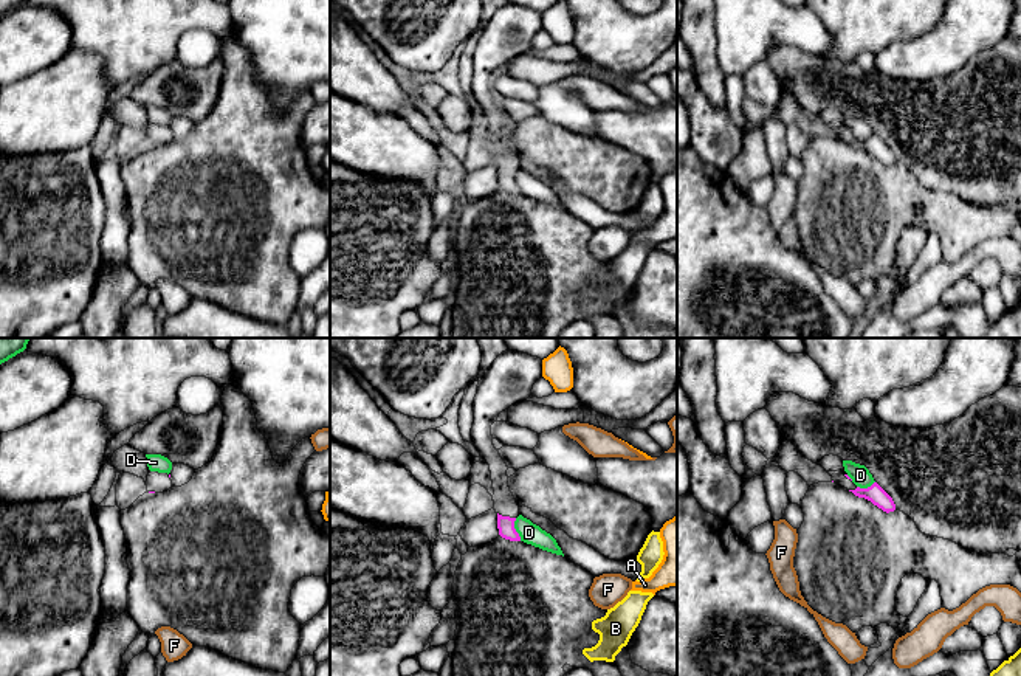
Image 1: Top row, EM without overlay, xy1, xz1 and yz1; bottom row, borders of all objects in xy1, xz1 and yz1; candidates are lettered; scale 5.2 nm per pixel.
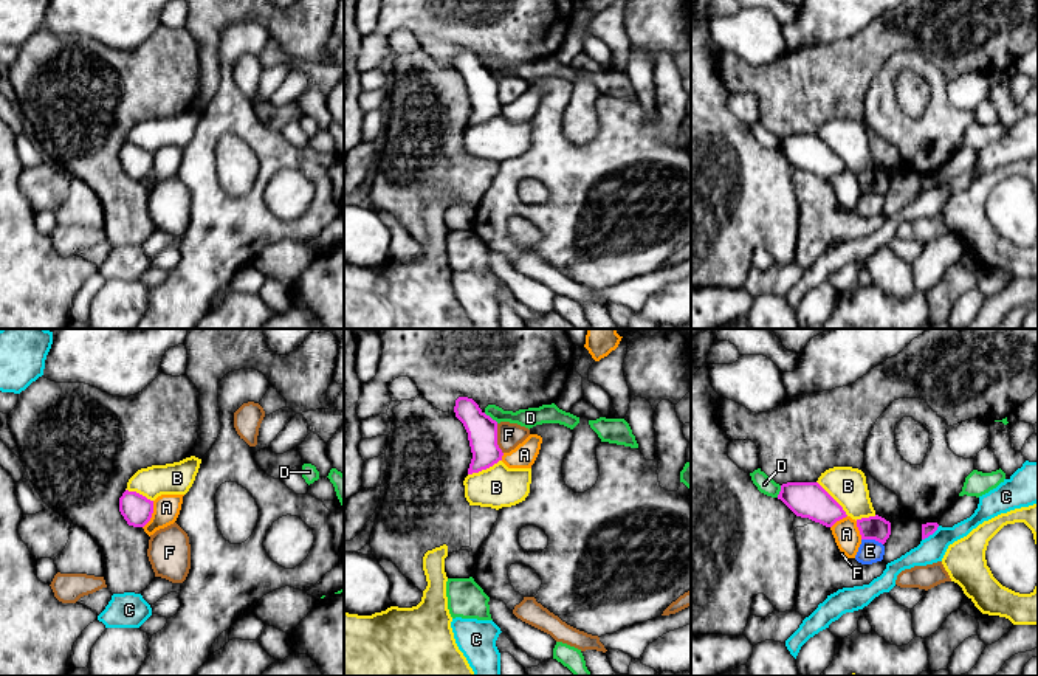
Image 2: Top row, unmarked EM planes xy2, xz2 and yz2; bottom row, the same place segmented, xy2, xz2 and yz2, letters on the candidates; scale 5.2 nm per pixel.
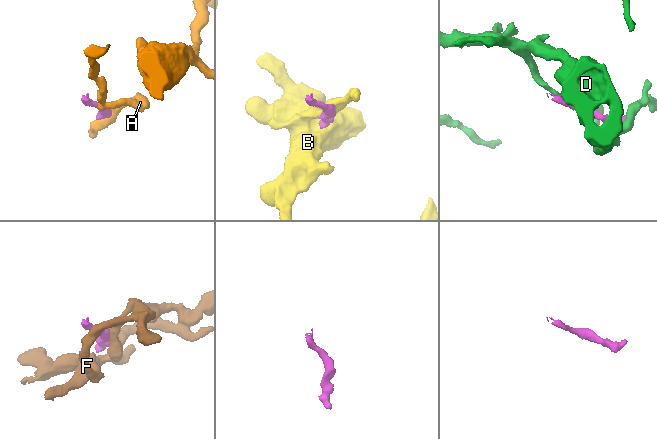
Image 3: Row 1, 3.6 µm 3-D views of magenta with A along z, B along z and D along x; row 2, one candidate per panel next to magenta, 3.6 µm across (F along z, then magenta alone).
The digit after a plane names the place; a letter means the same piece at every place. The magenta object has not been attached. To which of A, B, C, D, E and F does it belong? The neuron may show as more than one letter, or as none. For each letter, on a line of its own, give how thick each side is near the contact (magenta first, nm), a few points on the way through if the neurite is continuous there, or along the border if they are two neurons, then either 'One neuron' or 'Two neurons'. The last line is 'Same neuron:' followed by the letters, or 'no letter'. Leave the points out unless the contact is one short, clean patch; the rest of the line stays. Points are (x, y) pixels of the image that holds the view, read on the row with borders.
A: Thickness 160 nm (magenta) against 140 nm. Two neurons
B: Thickness 190 nm (magenta) against 190 nm. Boundary: yz2 (817, 481), (848, 515). Two neurons
C: Thickness 70 nm (magenta) against 140 nm. Boundary: yz2 (939, 526), (922, 540). Two neurons
D: Thickness 90 nm (magenta) against 110 nm. Two neurons
E: Thickness 130 nm (magenta) against 120 nm. Boundary: yz2 (862, 538), (874, 538), (882, 544). Two neurons
F: Thickness 160 nm (magenta) against 130 nm. Boundary: xz2 (496, 424), (496, 444), (502, 453). Two neurons
Same neuron: no letter

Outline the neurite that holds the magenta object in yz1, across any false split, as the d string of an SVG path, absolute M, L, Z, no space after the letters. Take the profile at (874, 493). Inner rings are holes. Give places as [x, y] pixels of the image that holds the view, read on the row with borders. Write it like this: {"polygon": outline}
{"polygon": "M827 471L827 473L832 476L832 482L847 488L858 498L871 501L883 512L889 513L896 510L892 498L877 482L874 482L868 488L860 488L852 482L852 479L847 474L843 474L840 471Z"}

